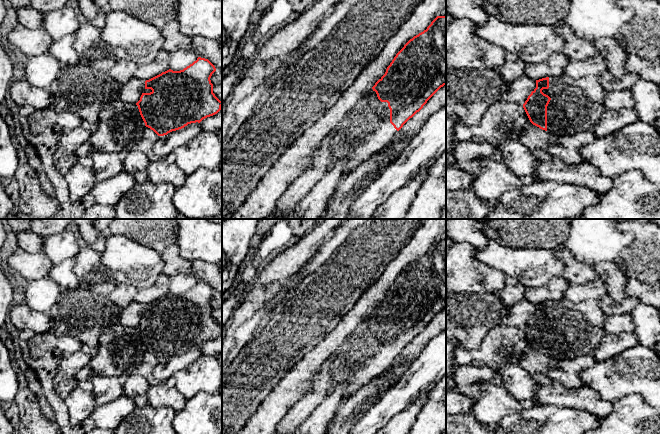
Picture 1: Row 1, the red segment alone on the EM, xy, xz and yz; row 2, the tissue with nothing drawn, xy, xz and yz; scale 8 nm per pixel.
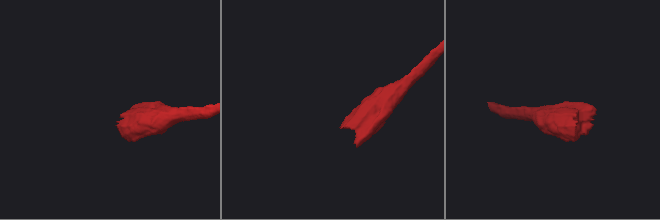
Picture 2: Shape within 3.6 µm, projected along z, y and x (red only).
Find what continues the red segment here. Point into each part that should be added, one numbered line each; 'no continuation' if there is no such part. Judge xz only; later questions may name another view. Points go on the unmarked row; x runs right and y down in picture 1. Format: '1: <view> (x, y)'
1: xz (365, 354)

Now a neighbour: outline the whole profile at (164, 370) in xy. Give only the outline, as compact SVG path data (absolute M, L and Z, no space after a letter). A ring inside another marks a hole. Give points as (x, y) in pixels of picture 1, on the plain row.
M200 347L188 348L182 353L159 360L152 374L158 382L170 381L176 372L194 364L201 355Z

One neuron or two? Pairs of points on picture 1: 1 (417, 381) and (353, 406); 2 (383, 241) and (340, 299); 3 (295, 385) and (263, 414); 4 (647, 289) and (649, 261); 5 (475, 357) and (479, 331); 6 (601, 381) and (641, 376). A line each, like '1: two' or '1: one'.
1: two
2: one
3: one
4: two
5: two
6: one

